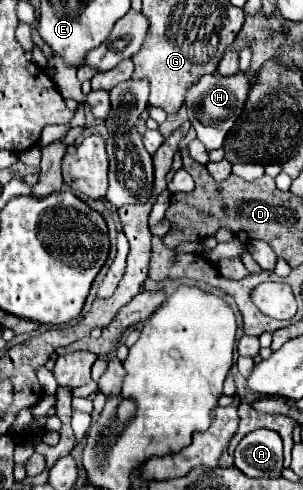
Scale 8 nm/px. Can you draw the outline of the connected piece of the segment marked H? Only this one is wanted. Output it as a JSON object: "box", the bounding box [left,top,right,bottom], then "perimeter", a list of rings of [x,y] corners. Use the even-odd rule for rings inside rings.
{"box":[184,72,256,150],"perimeter":[[[238,72],[234,76],[220,76],[220,74],[208,74],[198,78],[188,90],[186,90],[186,100],[184,106],[188,108],[188,120],[196,128],[198,140],[208,148],[216,150],[224,144],[226,134],[234,126],[238,114],[244,110],[248,92],[252,82],[256,80],[256,74],[248,72]]]}

